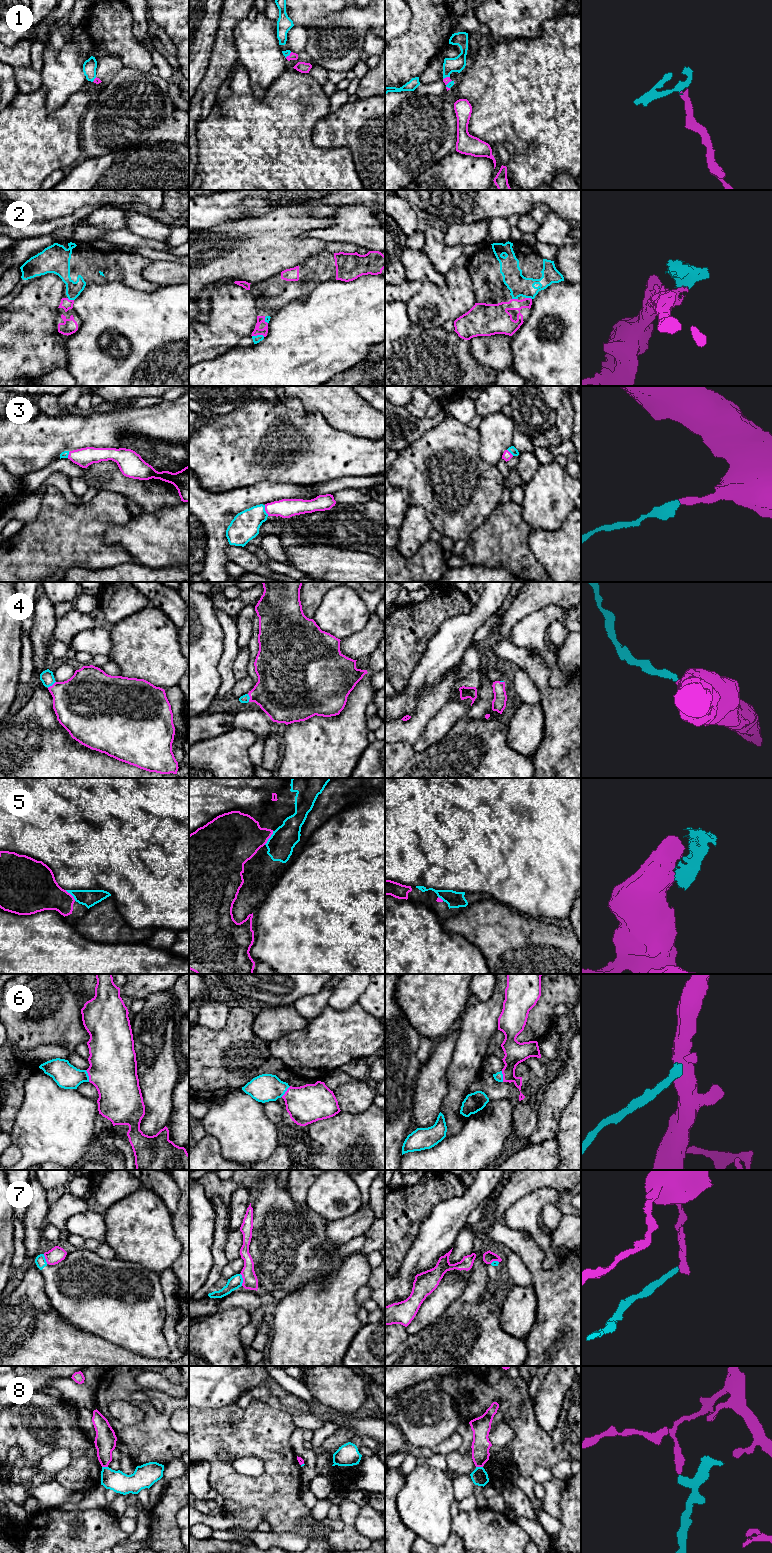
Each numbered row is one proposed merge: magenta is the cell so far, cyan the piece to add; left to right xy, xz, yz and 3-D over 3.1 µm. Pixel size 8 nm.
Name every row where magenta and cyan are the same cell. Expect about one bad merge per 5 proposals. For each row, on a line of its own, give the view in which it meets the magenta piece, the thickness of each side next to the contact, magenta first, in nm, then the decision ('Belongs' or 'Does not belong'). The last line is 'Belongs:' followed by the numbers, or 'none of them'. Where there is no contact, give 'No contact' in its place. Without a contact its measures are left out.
1: Touches magenta in yz. Thickness 50 nm (magenta) against 50 nm. Belongs
2: Touches magenta in xz. Thickness 60 nm (magenta) against 60 nm. Belongs
3: Touches magenta in xz. Thickness 160 nm (magenta) against 220 nm. Belongs
4: Touches magenta in xy. Thickness 400 nm (magenta) against 110 nm. Belongs
5: Touches magenta in xz. Thickness 380 nm (magenta) against 220 nm. Belongs
6: Touches magenta in xy. Thickness 380 nm (magenta) against 200 nm. Belongs
7: Touches magenta in xz. Thickness 120 nm (magenta) against 100 nm. Does not belong
8: Touches magenta in yz. Thickness 140 nm (magenta) against 140 nm. Does not belong
Belongs: 1, 2, 3, 4, 5, 6

